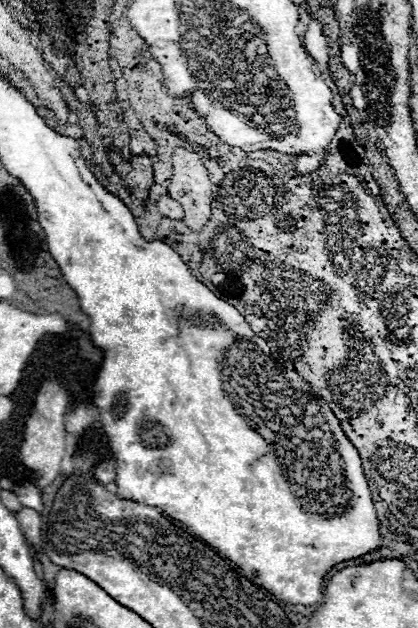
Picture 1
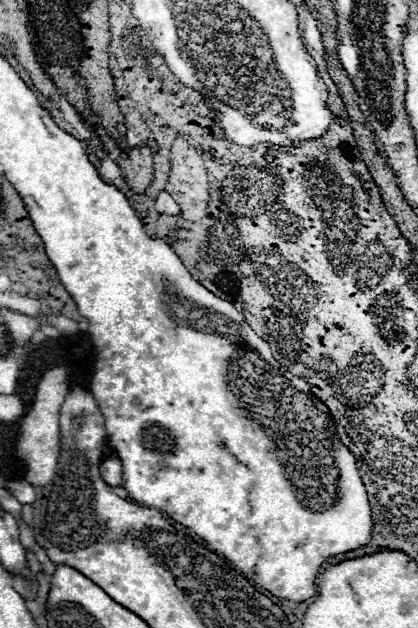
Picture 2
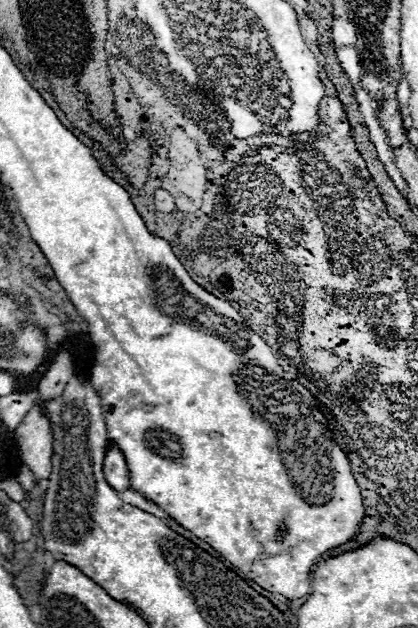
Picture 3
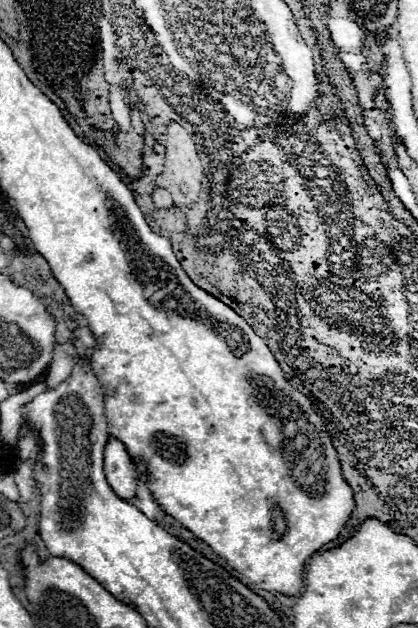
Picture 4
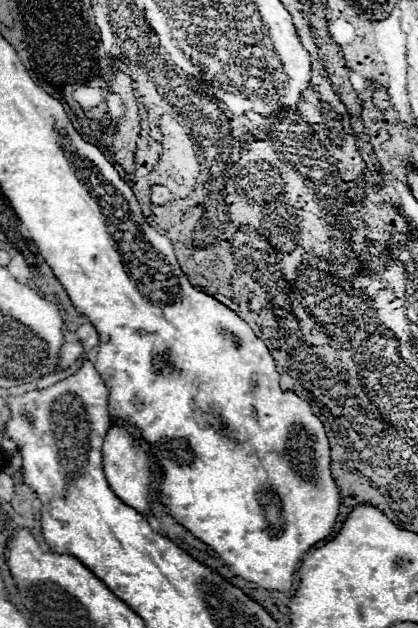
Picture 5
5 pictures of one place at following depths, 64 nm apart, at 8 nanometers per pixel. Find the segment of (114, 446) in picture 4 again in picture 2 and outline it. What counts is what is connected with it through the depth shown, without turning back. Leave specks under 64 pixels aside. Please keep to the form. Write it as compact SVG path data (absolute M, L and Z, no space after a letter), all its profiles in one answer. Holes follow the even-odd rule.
M106 458L100 464L100 476L110 486L120 486L122 482L122 464L118 458Z

